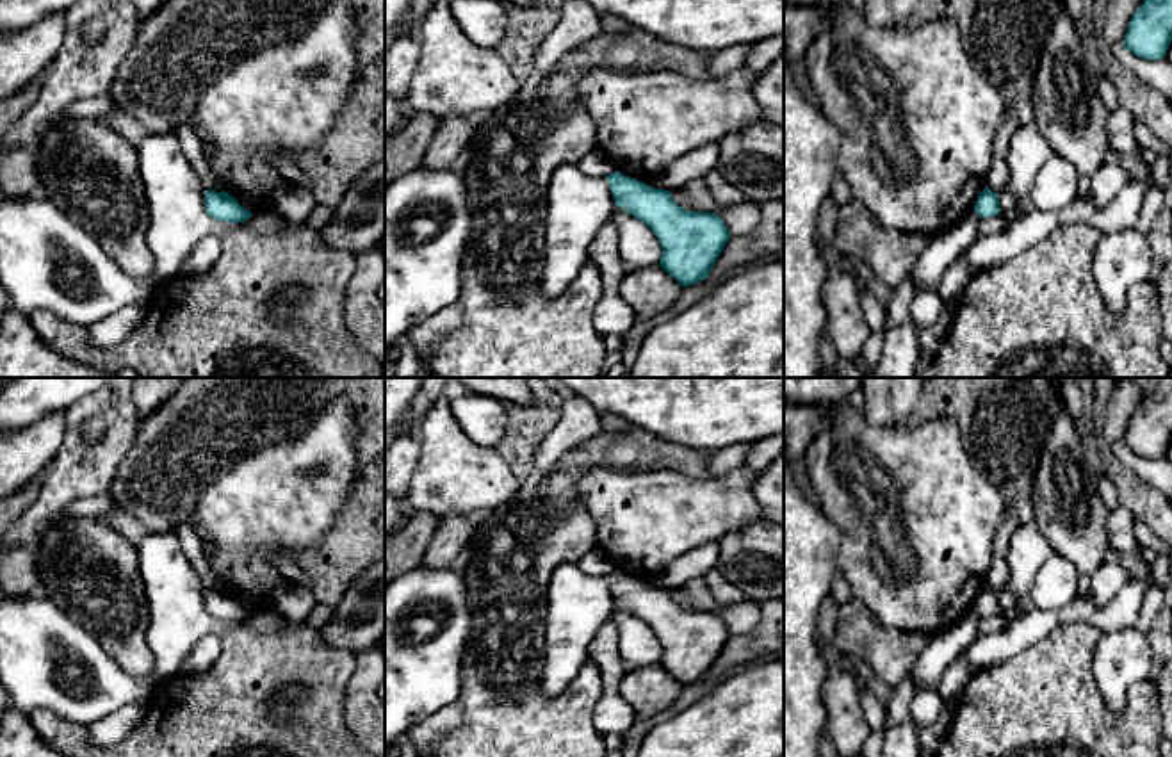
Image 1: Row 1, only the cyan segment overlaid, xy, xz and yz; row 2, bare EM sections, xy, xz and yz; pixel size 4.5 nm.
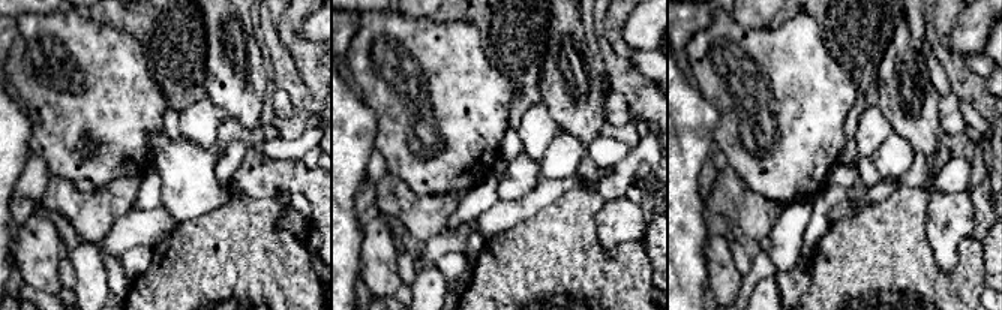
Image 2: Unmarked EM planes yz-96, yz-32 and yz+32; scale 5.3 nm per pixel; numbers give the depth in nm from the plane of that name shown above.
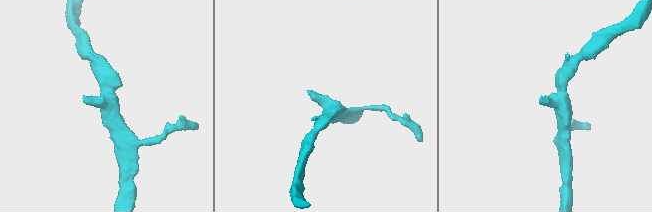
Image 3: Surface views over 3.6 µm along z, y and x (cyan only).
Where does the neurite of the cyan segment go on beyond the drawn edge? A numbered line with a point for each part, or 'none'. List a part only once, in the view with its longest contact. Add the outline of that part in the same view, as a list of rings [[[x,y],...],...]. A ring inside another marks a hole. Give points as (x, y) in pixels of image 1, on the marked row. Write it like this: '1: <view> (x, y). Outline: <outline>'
none

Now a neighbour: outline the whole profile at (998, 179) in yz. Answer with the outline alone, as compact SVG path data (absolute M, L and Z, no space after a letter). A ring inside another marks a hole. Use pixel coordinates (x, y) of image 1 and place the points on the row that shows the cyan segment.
M994 157L987 175L987 189L997 194L1005 191L1008 183L1010 183L1010 171L1006 160Z

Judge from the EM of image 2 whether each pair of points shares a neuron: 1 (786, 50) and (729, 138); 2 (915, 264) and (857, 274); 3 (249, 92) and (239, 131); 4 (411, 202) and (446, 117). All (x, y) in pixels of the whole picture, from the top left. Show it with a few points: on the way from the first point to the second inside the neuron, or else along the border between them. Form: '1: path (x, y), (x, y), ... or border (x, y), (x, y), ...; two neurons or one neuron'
1: path (764, 72), (729, 107), (729, 116); one neuron
2: path (900, 264), (885, 264), (872, 274); one neuron
3: border (227, 117), (246, 128), (257, 128), (261, 123); two neurons
4: border (399, 178), (417, 193), (450, 192); two neurons

